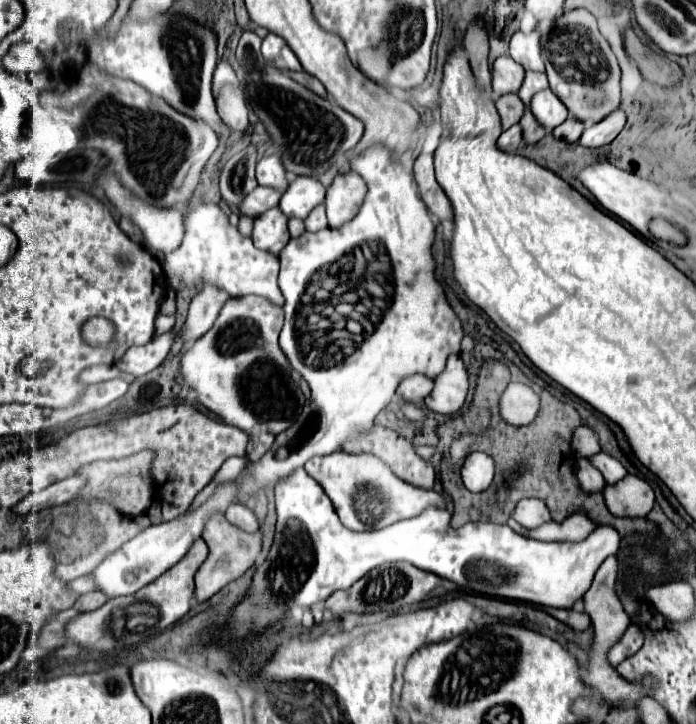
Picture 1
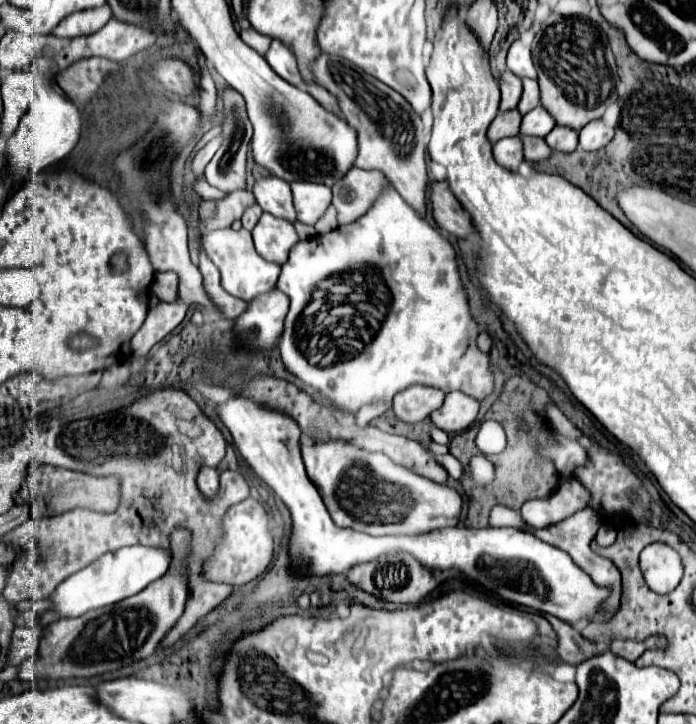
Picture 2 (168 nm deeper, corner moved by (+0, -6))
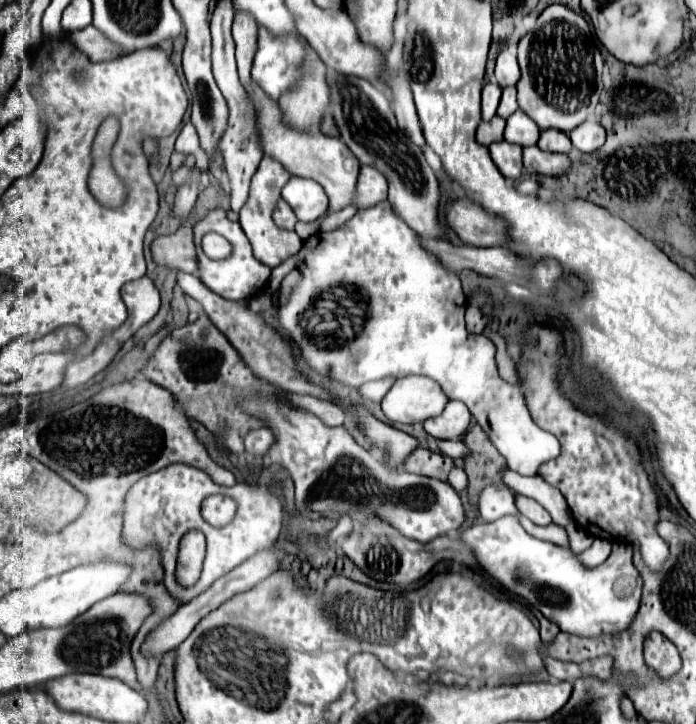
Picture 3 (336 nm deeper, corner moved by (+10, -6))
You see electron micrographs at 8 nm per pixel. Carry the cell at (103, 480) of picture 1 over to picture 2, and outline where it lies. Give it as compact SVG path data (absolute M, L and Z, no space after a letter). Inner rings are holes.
M31 462L28 465L24 482L18 493L16 493L16 497L14 497L14 503L30 505L38 497L38 500L44 501L44 505L48 509L46 515L60 515L60 513L66 513L66 511L76 509L76 507L98 511L98 513L112 513L118 507L118 499L120 499L118 491L120 491L120 487L118 487L116 477L94 477L94 475L70 471L70 469L43 465L36 462ZM43 465L46 465L44 470ZM34 476L37 476L36 479ZM48 481L50 481L50 493L48 493Z

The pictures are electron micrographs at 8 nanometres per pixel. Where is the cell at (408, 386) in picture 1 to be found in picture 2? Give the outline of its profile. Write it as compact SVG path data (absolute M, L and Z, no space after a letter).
M410 385L404 391L394 395L394 413L404 423L420 423L424 421L434 409L442 407L444 393L434 387L424 385Z

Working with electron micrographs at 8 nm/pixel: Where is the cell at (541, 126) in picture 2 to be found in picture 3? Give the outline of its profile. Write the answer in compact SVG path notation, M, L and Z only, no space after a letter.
M520 109L506 119L504 139L508 143L516 143L516 145L522 145L522 147L536 145L538 135L540 135L538 125L526 113L522 113Z

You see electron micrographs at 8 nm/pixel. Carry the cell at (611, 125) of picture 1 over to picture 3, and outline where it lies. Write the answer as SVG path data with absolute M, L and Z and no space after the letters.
M584 121L574 131L570 131L572 145L582 153L592 153L604 145L606 131L598 121Z

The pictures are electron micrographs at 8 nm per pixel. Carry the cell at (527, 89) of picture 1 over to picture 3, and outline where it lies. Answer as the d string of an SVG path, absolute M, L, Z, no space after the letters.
M510 85L504 89L502 93L502 101L500 101L500 107L498 107L498 115L508 119L514 111L518 109L518 101L516 101L516 87Z

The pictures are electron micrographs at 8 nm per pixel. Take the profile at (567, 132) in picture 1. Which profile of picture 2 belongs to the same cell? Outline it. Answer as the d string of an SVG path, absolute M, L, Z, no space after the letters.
M554 127L554 129L546 135L546 143L548 143L548 147L552 147L554 151L572 153L572 151L578 147L578 131L570 129L570 127Z

